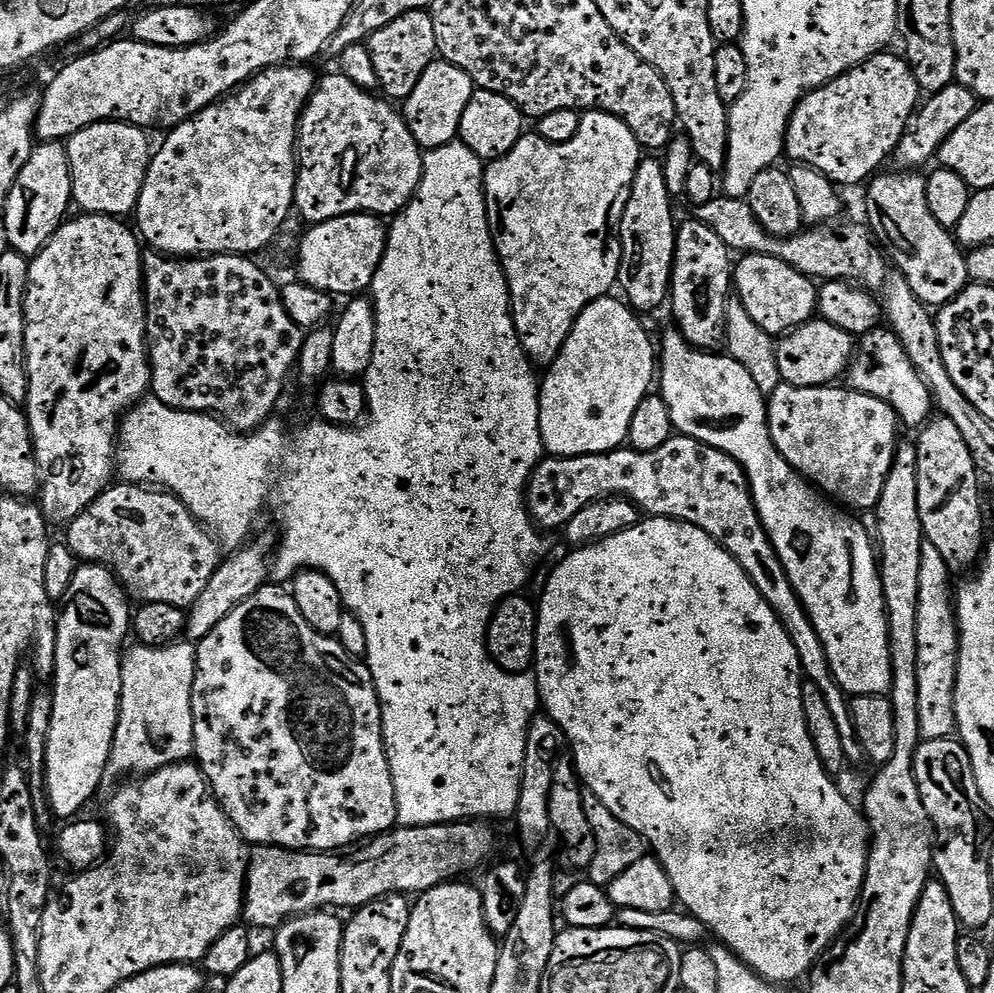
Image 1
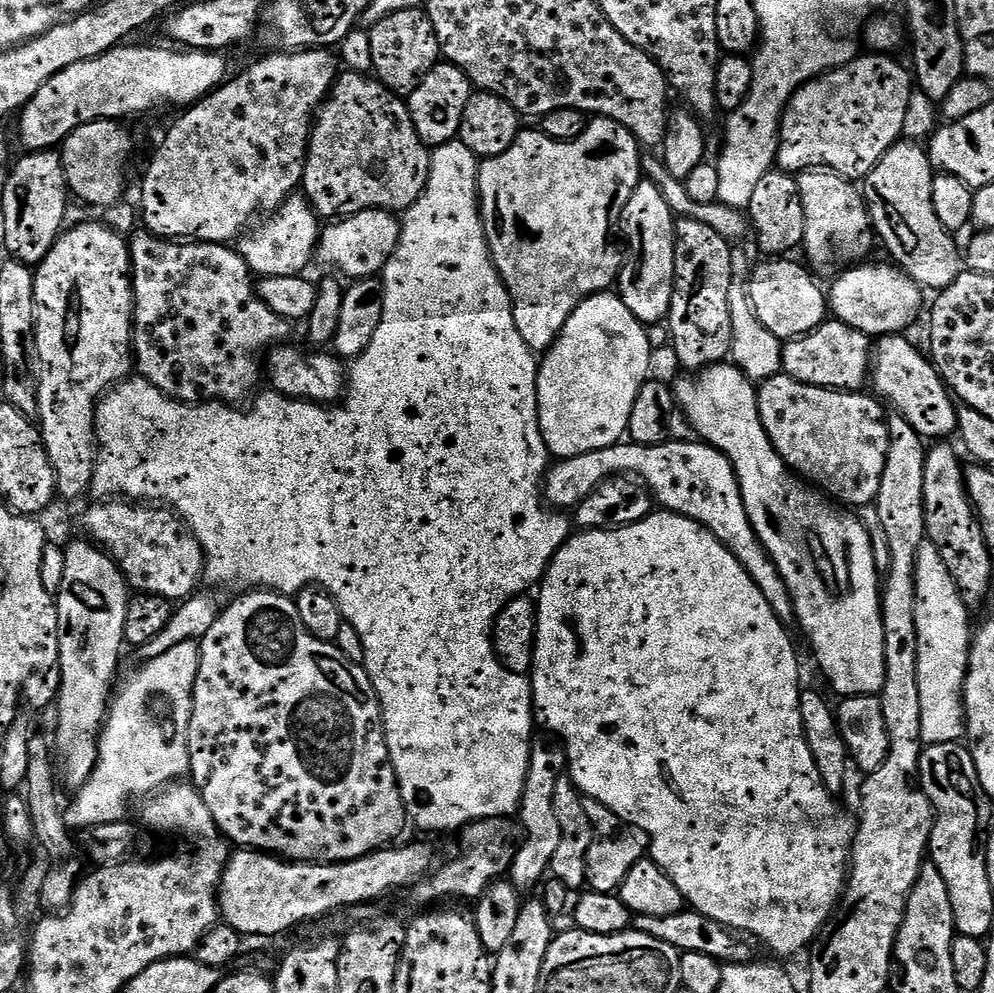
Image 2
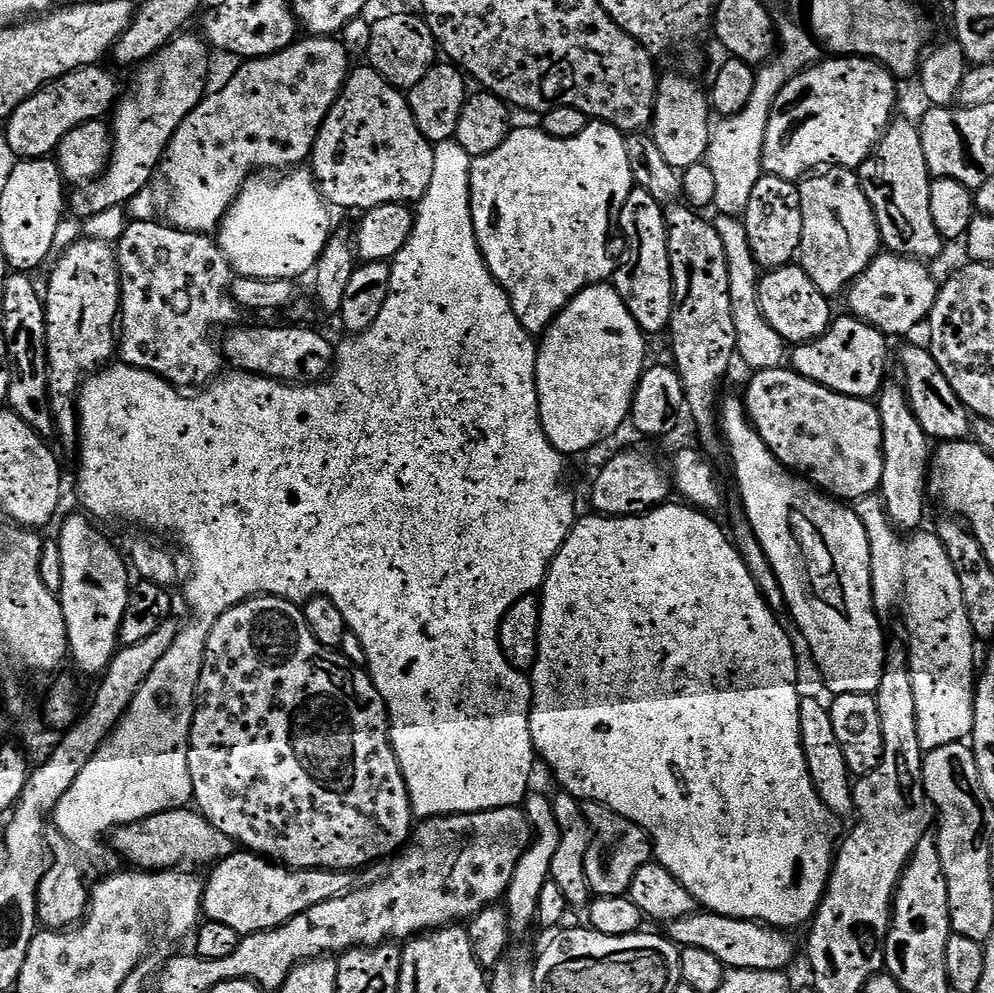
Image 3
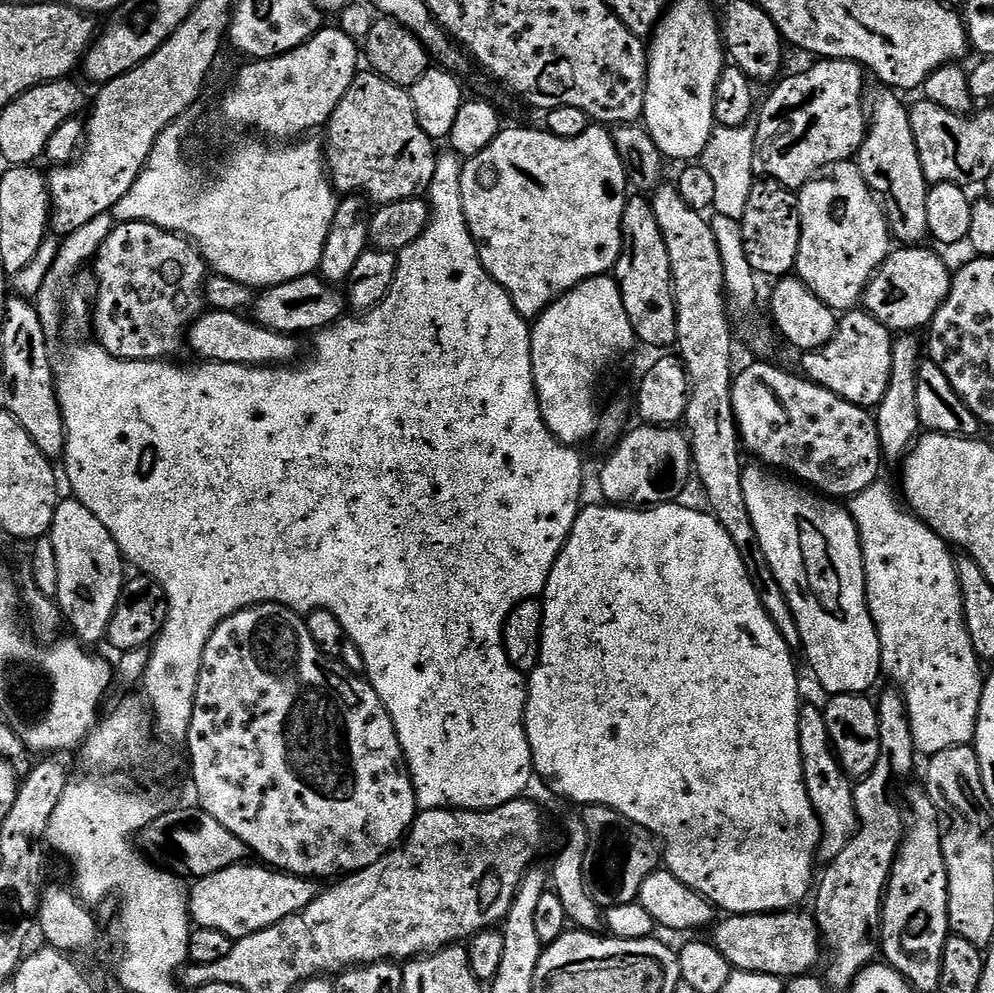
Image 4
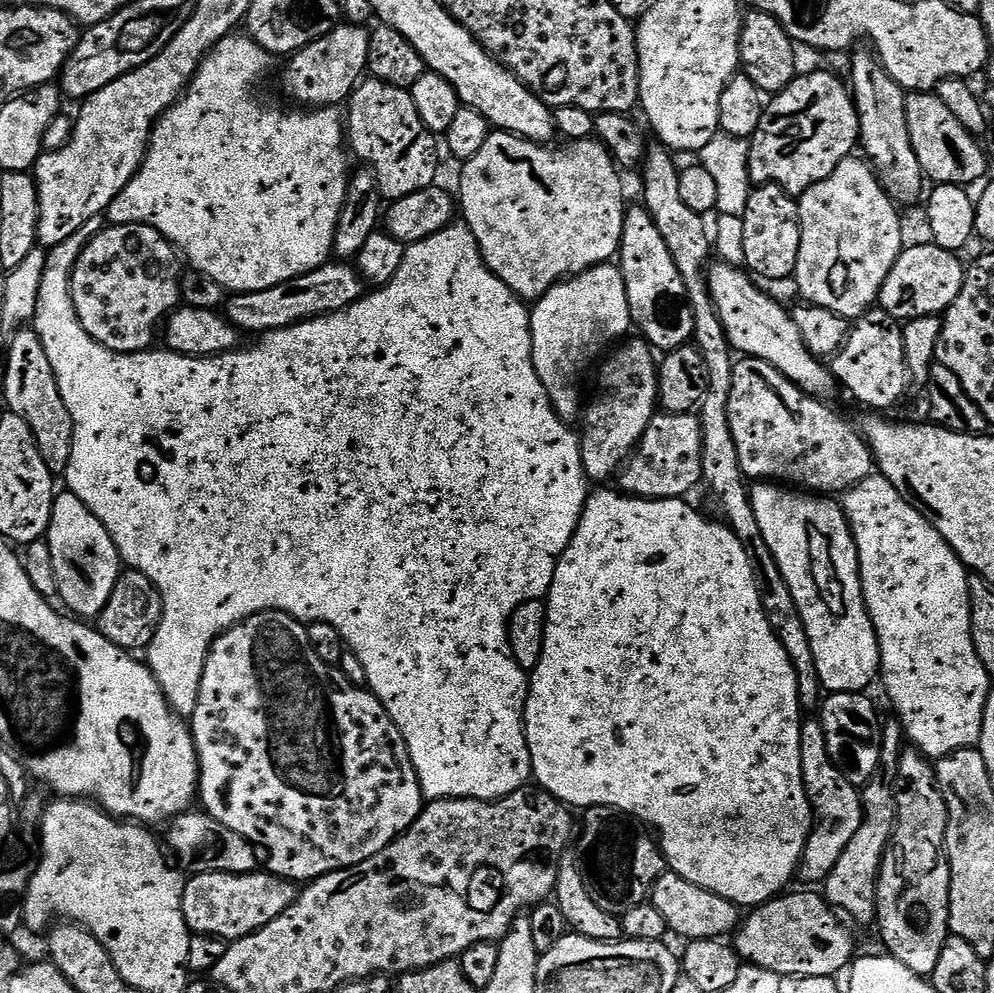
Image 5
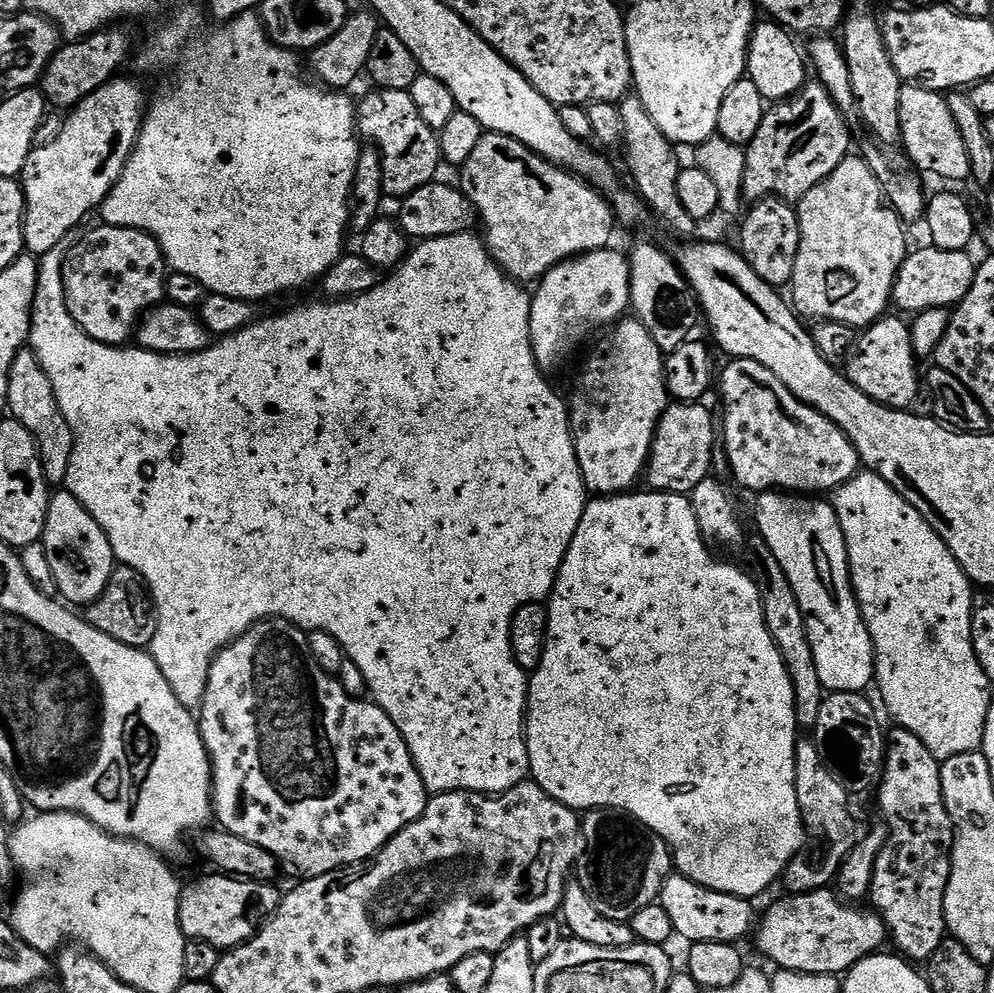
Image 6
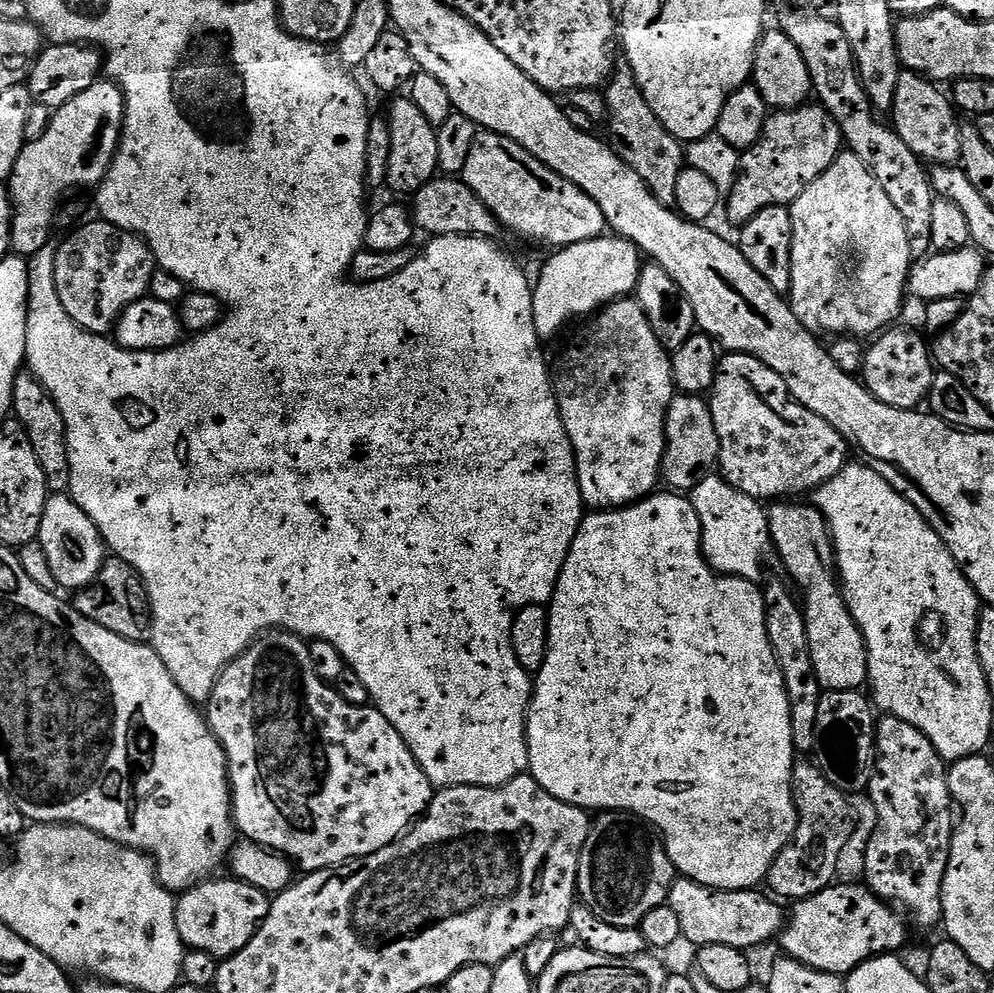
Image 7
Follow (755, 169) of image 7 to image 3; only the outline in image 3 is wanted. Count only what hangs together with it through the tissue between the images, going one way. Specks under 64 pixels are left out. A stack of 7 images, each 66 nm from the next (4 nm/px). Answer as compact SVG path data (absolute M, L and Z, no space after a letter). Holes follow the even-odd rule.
M833 55L828 59L832 60L821 59L790 82L786 82L786 86L782 86L782 94L774 98L762 158L762 166L767 175L796 182L828 165L859 169L861 164L868 161L876 144L884 137L884 132L892 123L892 111L896 108L897 77L876 60L869 60L867 56Z

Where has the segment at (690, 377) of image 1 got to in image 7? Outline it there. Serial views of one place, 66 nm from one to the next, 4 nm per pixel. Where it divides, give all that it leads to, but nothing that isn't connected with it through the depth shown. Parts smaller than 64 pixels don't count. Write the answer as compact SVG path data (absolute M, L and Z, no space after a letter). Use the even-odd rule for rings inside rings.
M776 502L767 509L772 548L780 551L785 570L796 579L795 587L802 593L806 635L810 638L814 674L818 674L821 689L855 692L863 689L868 682L866 642L844 600L836 571L836 550L832 547L828 524L811 503L800 503L804 502Z

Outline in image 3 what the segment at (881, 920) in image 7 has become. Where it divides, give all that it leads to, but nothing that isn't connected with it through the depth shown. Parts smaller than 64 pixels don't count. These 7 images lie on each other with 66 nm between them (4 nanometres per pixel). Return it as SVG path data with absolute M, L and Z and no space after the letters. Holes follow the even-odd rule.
M697 910L691 916L669 920L666 935L681 949L698 948L707 950L722 962L728 970L762 970L763 972L784 972L787 964L796 956L796 944L787 931L769 928L754 920L739 920L720 916L716 912Z

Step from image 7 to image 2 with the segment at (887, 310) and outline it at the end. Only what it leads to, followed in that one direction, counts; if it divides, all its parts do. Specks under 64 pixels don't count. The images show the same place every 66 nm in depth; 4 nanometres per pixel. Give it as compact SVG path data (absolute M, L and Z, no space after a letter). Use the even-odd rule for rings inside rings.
M809 170L799 173L798 190L802 198L802 214L806 218L802 252L808 255L807 263L813 269L832 268L836 260L847 265L852 262L847 260L862 255L868 232L870 236L870 221L861 189L837 172Z

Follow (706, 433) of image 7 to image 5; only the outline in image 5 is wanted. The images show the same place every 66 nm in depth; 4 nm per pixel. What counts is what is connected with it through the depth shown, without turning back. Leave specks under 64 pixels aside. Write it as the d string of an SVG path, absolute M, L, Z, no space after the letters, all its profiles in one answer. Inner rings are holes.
M661 411L646 426L636 451L628 457L618 473L621 493L639 496L641 500L679 500L687 497L696 487L701 487L702 426L699 415L687 412L674 414Z

